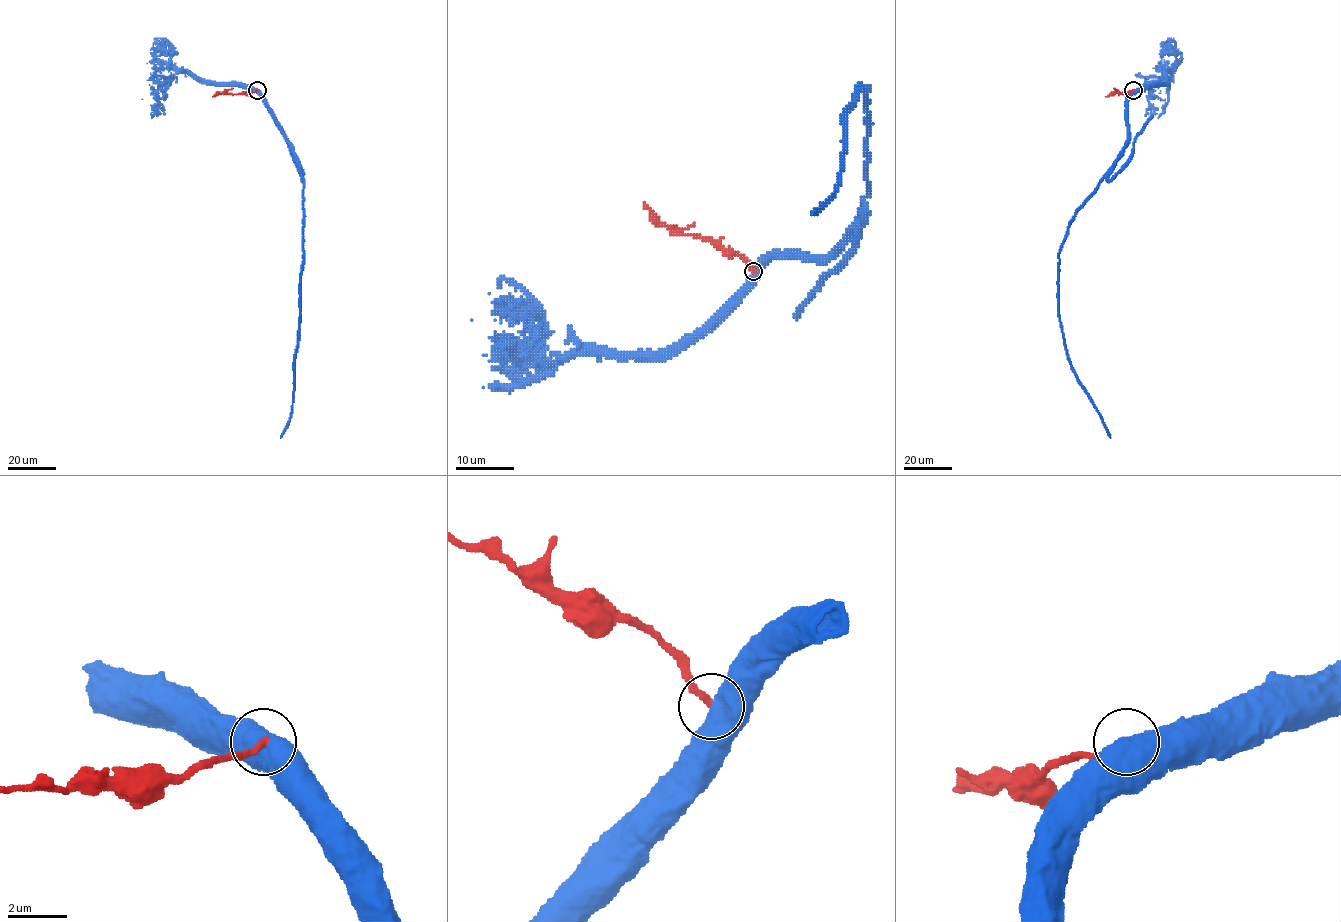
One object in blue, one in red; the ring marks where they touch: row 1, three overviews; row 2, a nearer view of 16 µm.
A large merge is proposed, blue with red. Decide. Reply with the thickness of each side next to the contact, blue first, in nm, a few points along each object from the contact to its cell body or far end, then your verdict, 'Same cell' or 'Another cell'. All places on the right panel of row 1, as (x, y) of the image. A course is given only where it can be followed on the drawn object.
Thickness 900 nm (blue) against 260 nm. Course of blue: (1133, 90), (1128, 101), (1128, 142), (1119, 158), (1070, 223), (1058, 255), (1058, 319), (1067, 359), (1110, 437). Course of red: (1133, 90), (1105, 96). Another cell

